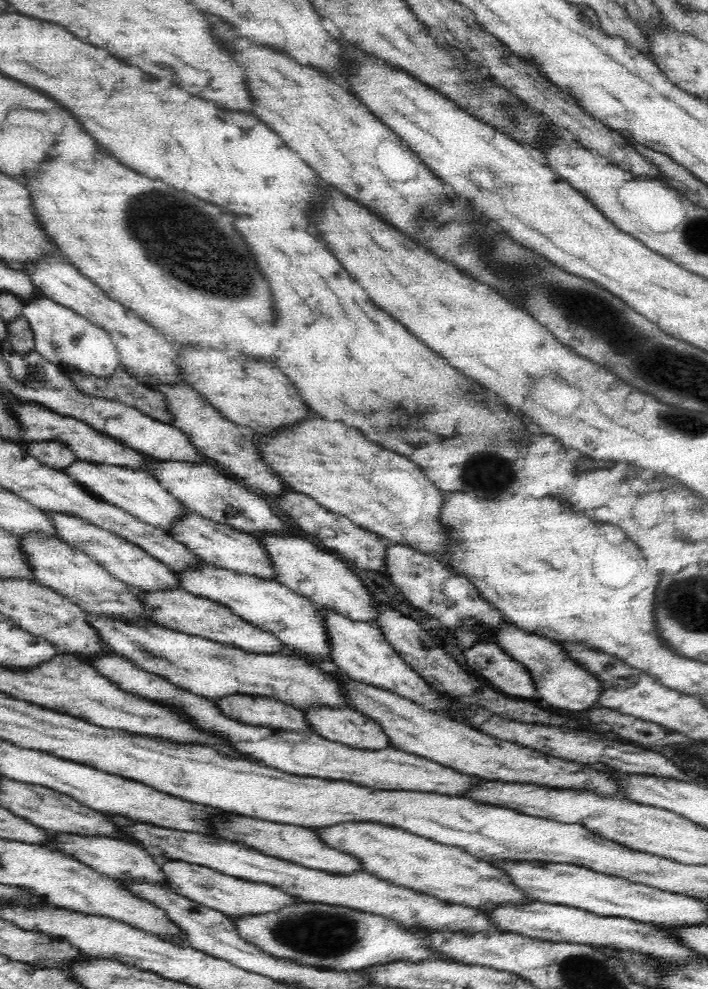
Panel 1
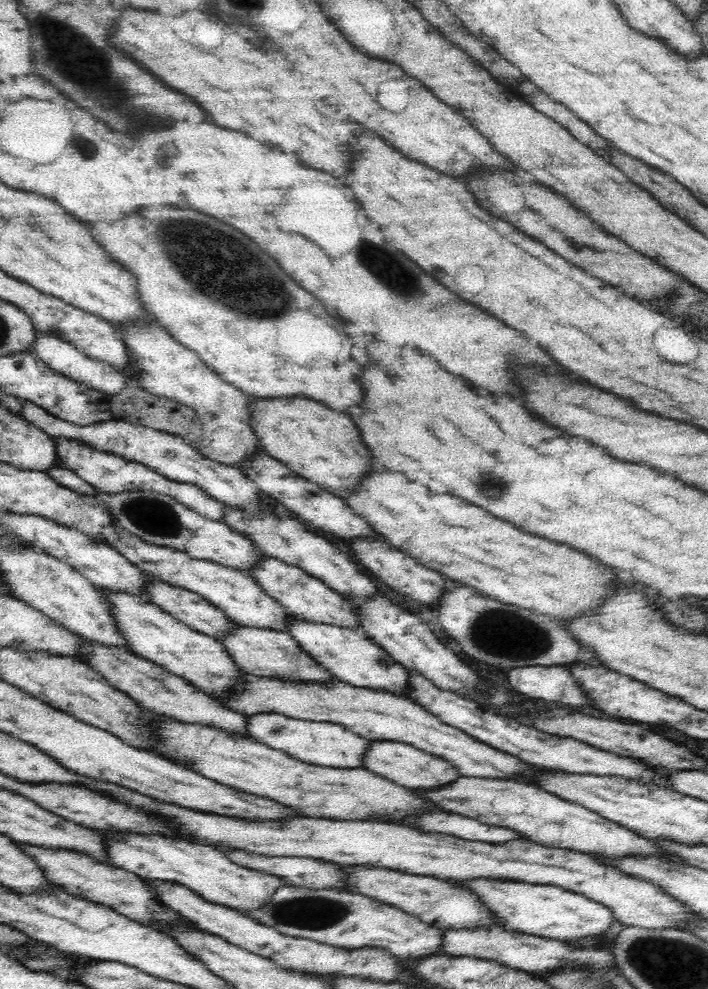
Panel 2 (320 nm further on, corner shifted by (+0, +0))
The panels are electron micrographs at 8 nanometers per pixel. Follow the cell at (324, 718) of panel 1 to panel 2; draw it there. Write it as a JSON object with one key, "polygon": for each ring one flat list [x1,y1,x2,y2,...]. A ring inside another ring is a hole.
{"polygon":[[371,741,364,757,363,767,406,789,434,792,440,788,448,788,448,784,454,784,456,780,462,778,458,769,448,762,414,748,411,744,400,743,400,741]]}

